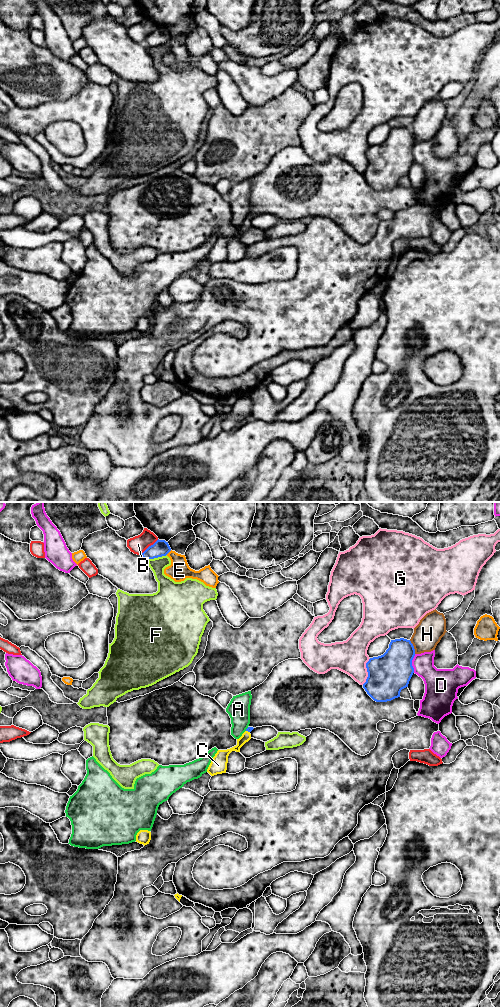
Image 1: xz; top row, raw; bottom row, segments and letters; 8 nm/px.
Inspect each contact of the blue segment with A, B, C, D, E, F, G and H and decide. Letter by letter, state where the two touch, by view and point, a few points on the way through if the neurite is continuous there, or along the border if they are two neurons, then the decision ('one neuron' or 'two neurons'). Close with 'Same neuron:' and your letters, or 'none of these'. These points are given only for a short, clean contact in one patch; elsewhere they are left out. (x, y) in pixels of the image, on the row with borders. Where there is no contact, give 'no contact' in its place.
A: xz (246, 729) | two neurons
B: xz (149, 546) | two neurons
C: xz (248, 731) | across xz (249, 729), (248, 731), (246, 736) | one neuron
D: xz (411, 663) | two neurons
E: xz (168, 552) | two neurons
F: xz (156, 557) | two neurons
G: xz (367, 671) | two neurons
H: xz (413, 647) | two neurons
Same neuron: C

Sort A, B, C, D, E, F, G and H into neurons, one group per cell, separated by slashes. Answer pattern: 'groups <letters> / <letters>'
groups A / B / C / D / E / F / G / H

